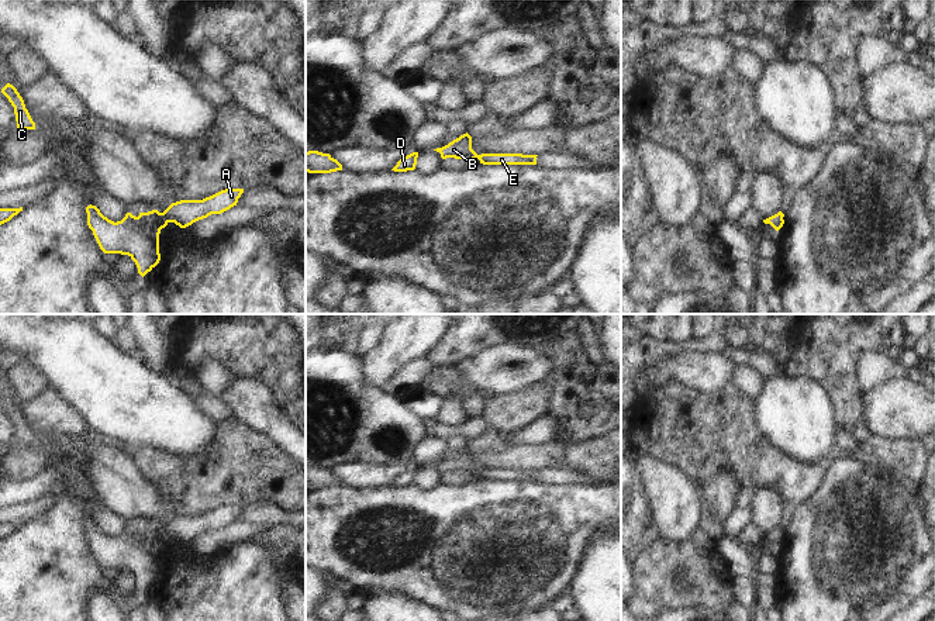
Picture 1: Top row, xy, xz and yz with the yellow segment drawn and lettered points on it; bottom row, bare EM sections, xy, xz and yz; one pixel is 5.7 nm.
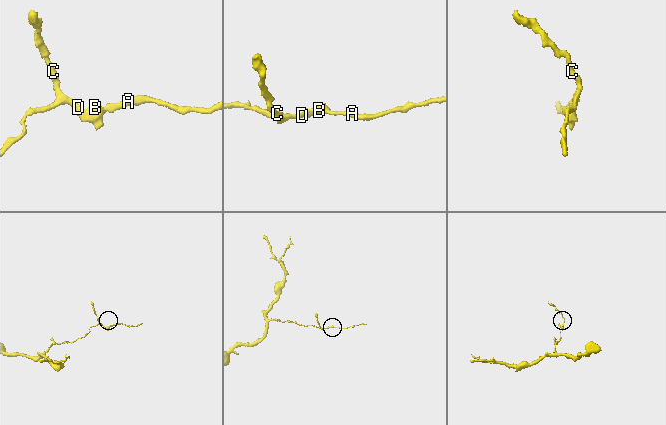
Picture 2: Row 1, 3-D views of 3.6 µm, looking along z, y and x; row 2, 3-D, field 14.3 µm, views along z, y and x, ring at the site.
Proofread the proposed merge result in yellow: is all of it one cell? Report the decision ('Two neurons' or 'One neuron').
One neuron.

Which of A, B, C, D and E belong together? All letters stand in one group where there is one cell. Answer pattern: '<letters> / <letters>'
A B C D E

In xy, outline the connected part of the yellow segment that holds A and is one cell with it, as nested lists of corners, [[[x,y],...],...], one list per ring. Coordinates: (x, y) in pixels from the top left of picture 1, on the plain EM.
[[[225,504],[203,515],[180,515],[163,528],[152,525],[138,532],[127,528],[121,537],[104,532],[96,521],[87,521],[87,541],[104,569],[128,570],[144,593],[161,576],[159,549],[169,538],[186,544],[211,529],[237,521],[244,504]]]

